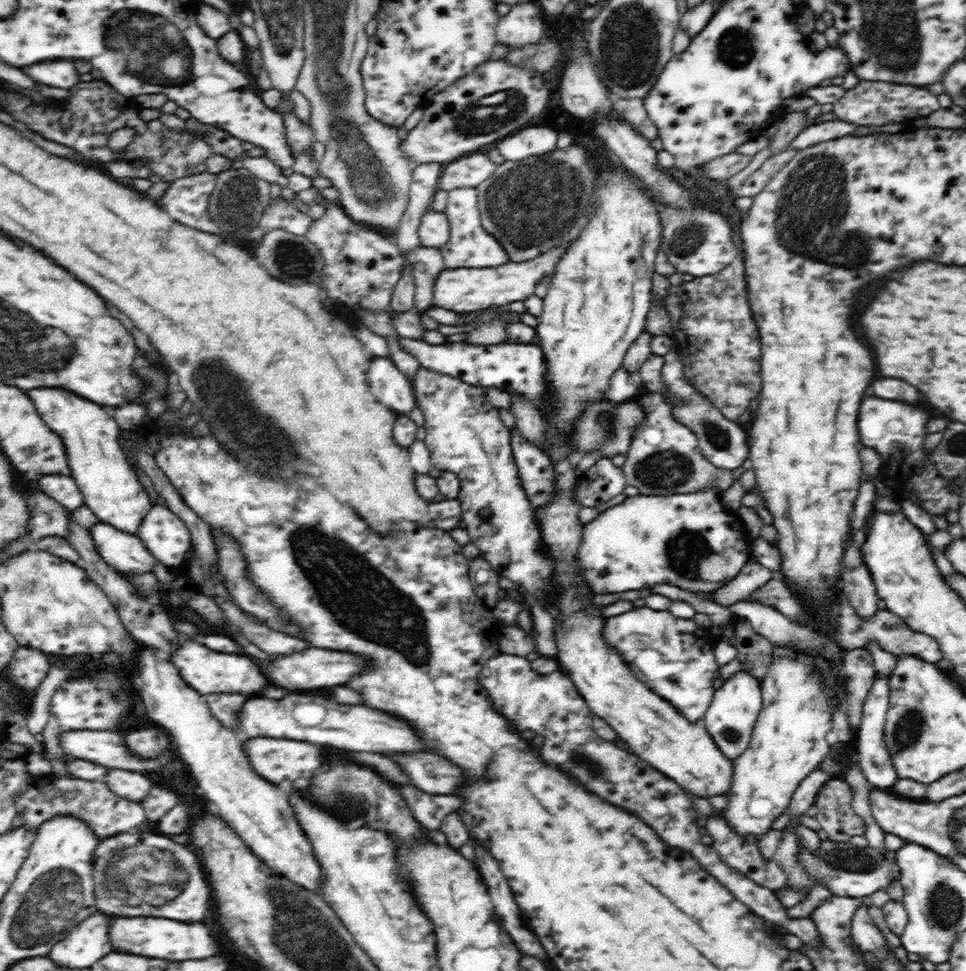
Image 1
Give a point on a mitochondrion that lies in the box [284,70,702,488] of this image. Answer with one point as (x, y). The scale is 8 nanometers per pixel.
(528, 206)

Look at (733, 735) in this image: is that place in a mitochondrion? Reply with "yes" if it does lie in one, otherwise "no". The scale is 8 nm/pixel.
yes

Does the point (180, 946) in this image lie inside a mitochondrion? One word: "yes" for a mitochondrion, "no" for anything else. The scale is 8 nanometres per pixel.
no

